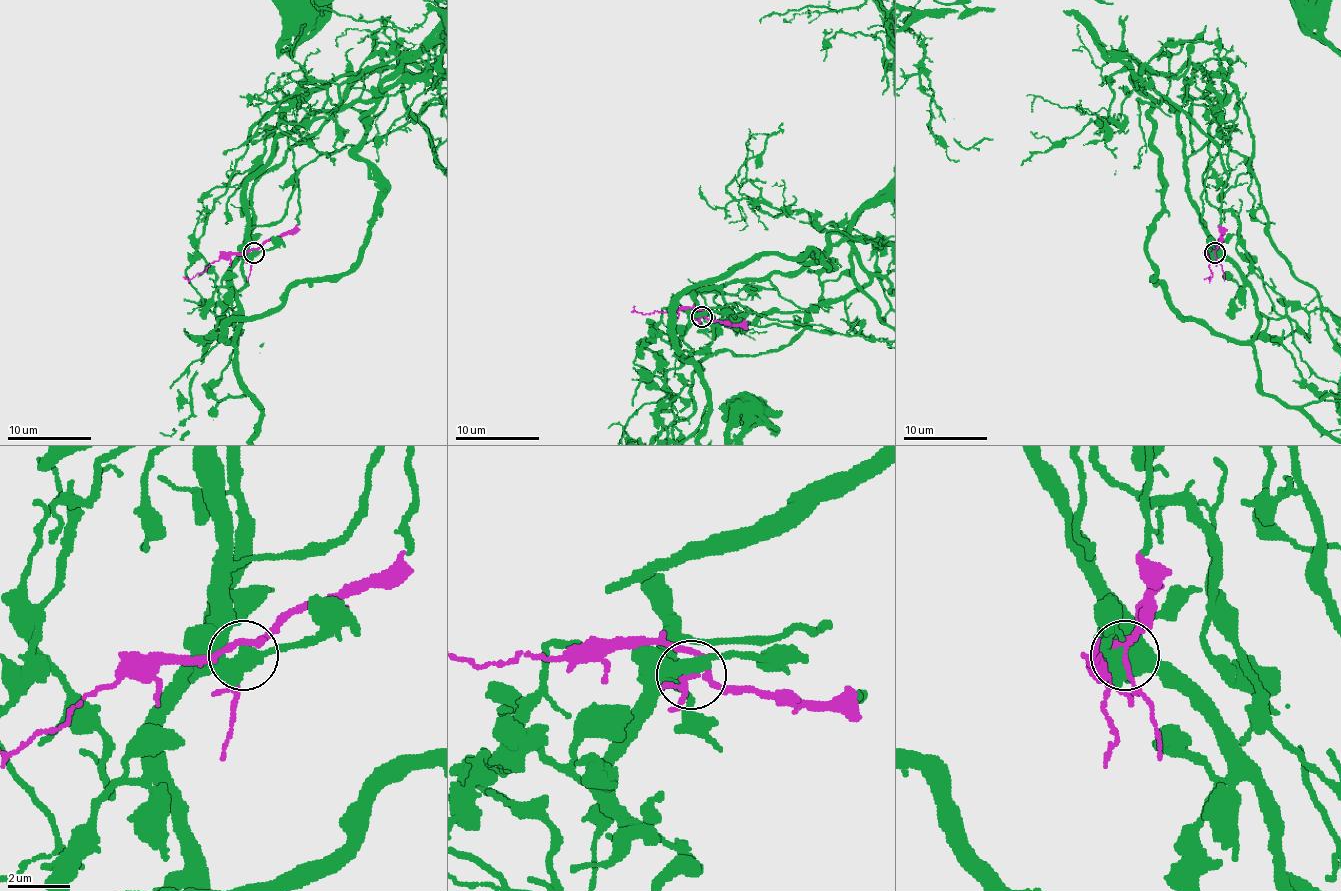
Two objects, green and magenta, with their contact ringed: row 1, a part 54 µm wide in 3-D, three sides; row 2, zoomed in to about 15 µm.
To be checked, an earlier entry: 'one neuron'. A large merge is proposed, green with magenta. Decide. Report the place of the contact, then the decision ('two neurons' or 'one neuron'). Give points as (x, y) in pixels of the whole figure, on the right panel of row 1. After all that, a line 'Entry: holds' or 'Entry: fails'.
place (1214, 252); one neuron
Entry: holds

